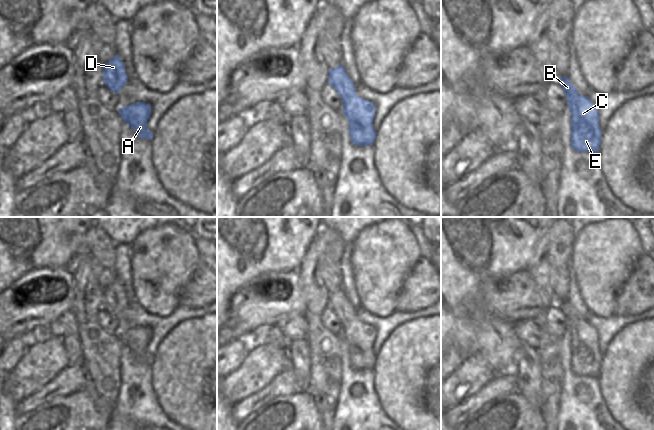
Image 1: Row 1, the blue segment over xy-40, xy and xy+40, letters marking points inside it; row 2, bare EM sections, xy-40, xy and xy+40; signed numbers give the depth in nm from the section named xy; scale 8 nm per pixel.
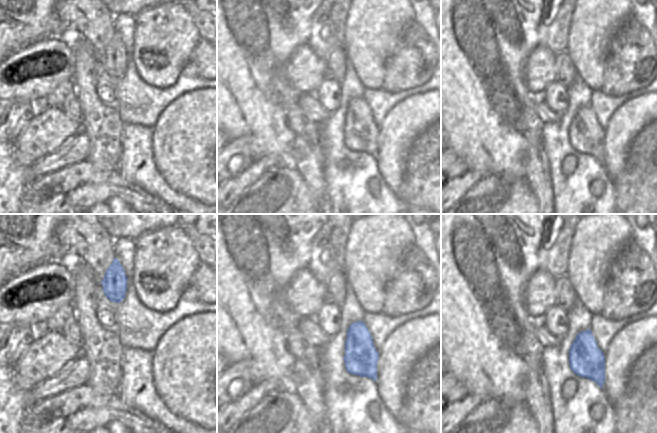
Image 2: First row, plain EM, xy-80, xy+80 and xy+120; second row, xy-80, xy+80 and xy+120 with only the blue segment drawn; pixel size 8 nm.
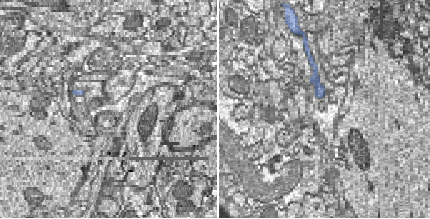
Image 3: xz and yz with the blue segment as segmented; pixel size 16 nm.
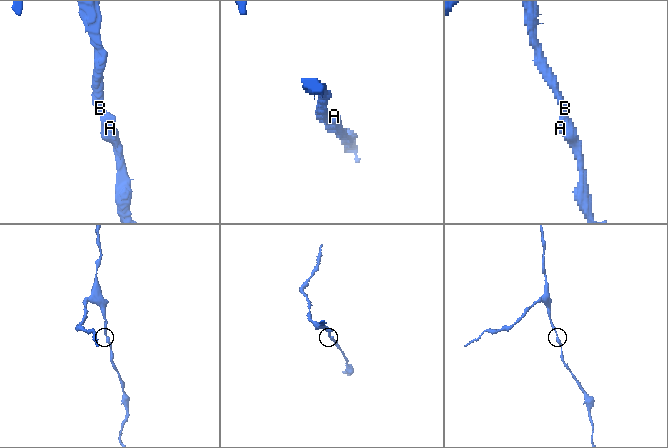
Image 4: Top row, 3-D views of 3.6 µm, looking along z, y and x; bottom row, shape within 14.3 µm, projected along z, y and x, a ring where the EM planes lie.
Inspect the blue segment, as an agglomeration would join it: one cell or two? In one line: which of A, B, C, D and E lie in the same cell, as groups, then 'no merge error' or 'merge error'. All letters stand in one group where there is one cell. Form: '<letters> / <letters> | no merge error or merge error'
A B C D E | no merge error

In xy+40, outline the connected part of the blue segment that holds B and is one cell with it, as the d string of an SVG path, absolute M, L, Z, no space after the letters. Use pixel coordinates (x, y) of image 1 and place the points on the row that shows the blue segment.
M567 76L558 78L571 112L571 147L578 152L599 154L602 131L599 127L599 113L595 104L581 96Z

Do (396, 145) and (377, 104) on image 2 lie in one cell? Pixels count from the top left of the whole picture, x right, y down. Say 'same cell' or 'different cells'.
different cells

